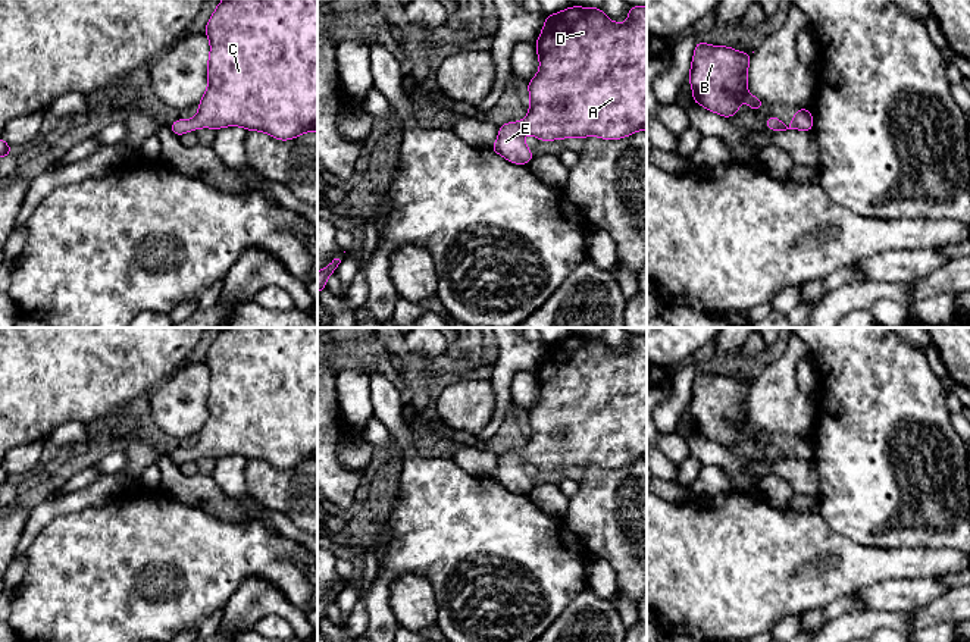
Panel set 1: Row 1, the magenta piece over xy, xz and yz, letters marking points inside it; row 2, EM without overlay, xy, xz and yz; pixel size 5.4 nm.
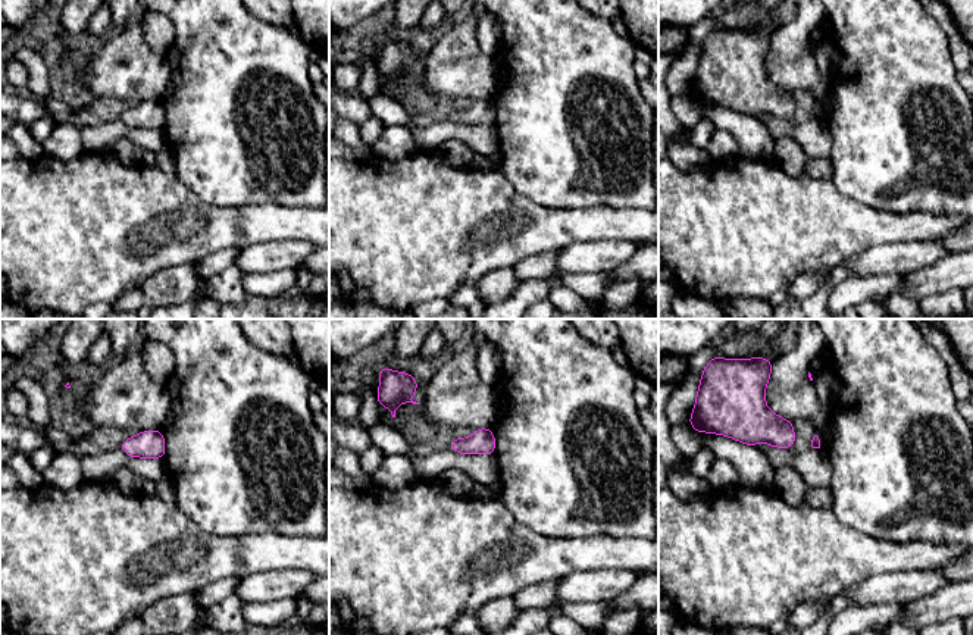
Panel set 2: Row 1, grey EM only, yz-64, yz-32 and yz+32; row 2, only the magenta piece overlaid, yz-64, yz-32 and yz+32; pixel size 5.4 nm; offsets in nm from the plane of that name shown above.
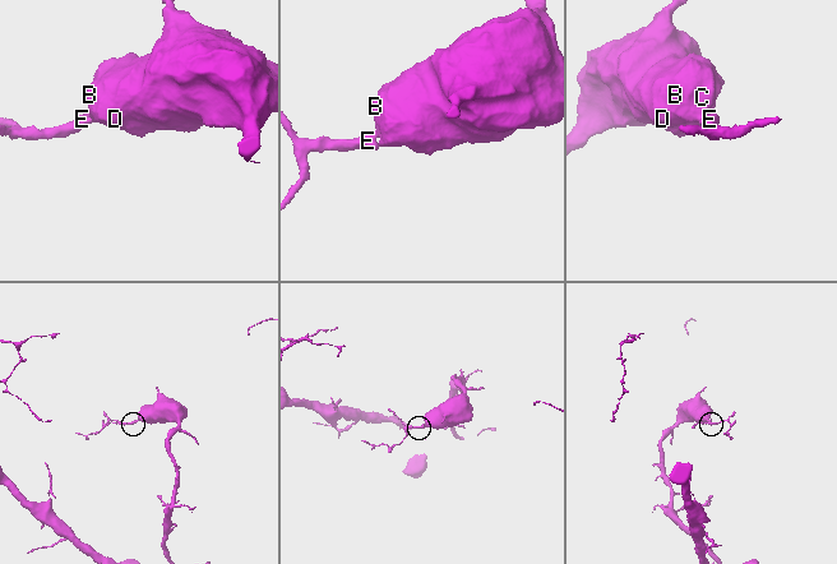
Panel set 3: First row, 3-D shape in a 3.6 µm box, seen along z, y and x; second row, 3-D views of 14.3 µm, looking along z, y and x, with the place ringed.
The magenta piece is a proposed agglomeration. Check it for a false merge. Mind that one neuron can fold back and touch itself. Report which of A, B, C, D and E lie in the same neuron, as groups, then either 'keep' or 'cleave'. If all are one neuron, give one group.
A B C D E | keep

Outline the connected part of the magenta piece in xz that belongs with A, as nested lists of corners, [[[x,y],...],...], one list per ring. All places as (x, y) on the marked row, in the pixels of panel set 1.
[[[630,6],[626,24],[608,19],[601,7],[567,7],[545,16],[544,28],[535,41],[539,72],[528,82],[531,106],[523,120],[498,126],[498,138],[491,150],[514,165],[526,165],[534,159],[523,141],[529,132],[541,141],[569,137],[600,137],[622,140],[636,131],[647,129],[647,6]]]

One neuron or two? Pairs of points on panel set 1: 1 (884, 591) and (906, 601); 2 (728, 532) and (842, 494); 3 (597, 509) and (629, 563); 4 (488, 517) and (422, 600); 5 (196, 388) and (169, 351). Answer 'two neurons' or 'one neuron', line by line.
1: one neuron
2: two neurons
3: one neuron
4: two neurons
5: two neurons

